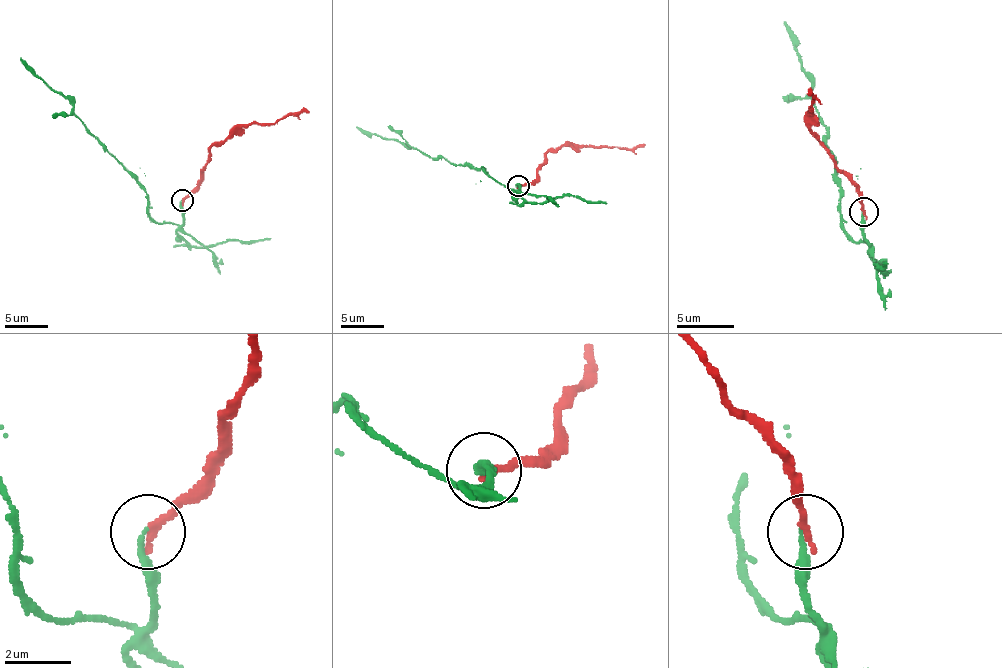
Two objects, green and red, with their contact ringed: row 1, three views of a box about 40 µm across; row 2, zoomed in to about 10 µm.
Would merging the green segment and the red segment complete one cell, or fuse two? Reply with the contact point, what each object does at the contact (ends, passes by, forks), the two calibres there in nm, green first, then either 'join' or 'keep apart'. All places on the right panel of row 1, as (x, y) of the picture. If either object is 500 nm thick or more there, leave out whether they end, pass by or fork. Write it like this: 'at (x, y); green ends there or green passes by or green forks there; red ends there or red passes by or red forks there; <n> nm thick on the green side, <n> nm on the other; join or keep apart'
at (863, 212); green ends there; red ends there; 170 nm thick on the green side, 240 nm on the other; keep apart

